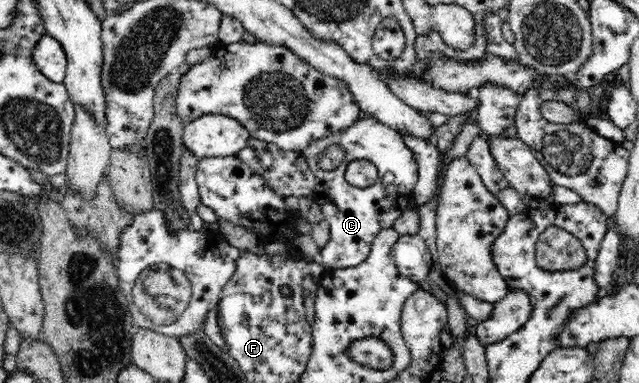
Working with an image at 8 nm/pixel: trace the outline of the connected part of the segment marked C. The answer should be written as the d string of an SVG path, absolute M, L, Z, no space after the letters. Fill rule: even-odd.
M363 115L353 122L351 126L347 126L343 130L333 131L331 134L326 134L321 138L314 138L305 146L302 155L306 158L308 167L312 170L315 177L315 188L312 193L314 200L319 204L324 220L330 223L331 237L327 245L321 249L321 265L325 269L347 269L348 267L360 265L369 257L372 243L378 236L378 233L384 229L392 228L400 214L410 207L409 203L413 200L412 189L418 177L418 166L412 150L404 143L400 132L392 129L391 126L384 124L384 122L376 120L375 117ZM334 144L344 148L346 161L338 165L332 172L323 171L323 169L318 167L317 157L324 149ZM356 159L371 161L378 168L378 177L374 185L361 188L348 183L348 180L344 177L346 165L356 161Z

